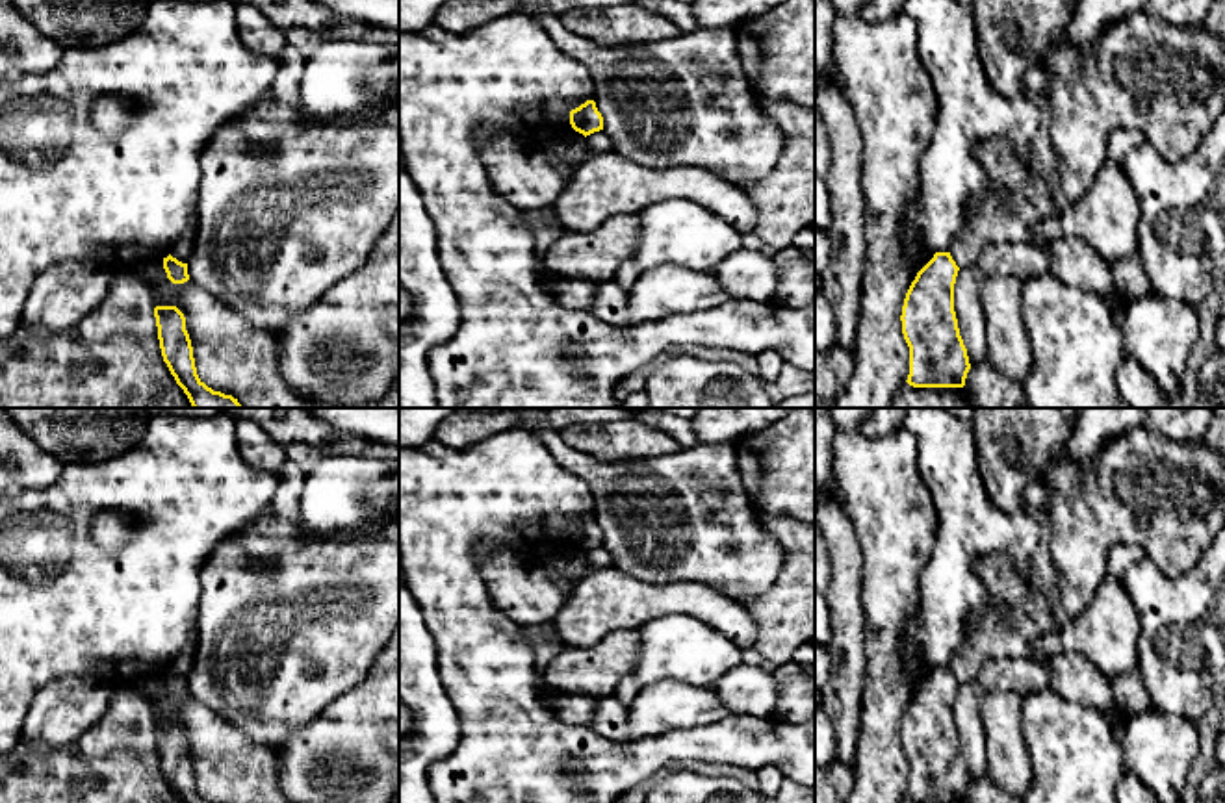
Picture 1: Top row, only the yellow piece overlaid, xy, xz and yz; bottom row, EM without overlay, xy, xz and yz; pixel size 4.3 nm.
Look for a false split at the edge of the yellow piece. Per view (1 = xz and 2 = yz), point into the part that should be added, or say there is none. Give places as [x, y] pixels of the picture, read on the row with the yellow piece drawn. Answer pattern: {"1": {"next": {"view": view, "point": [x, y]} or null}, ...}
{"1": {"next": null}, "2": {"next": null}}

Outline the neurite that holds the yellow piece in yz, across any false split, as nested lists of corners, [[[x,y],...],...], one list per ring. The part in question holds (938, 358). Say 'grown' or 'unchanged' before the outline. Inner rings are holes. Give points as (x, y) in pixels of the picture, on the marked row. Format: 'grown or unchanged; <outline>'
unchanged; [[[935,252],[906,293],[900,321],[913,388],[965,386],[971,363],[954,312],[958,271],[950,252]]]

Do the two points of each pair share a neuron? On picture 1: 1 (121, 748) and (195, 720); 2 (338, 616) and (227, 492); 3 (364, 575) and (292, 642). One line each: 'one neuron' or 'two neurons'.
1: two neurons
2: two neurons
3: one neuron

